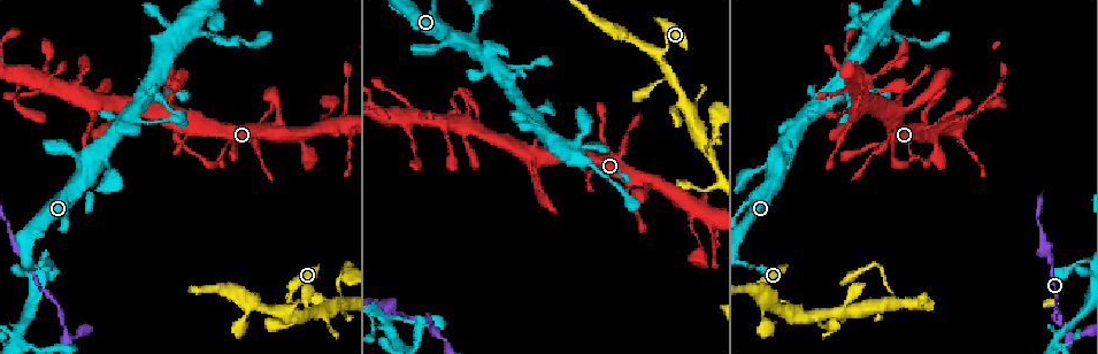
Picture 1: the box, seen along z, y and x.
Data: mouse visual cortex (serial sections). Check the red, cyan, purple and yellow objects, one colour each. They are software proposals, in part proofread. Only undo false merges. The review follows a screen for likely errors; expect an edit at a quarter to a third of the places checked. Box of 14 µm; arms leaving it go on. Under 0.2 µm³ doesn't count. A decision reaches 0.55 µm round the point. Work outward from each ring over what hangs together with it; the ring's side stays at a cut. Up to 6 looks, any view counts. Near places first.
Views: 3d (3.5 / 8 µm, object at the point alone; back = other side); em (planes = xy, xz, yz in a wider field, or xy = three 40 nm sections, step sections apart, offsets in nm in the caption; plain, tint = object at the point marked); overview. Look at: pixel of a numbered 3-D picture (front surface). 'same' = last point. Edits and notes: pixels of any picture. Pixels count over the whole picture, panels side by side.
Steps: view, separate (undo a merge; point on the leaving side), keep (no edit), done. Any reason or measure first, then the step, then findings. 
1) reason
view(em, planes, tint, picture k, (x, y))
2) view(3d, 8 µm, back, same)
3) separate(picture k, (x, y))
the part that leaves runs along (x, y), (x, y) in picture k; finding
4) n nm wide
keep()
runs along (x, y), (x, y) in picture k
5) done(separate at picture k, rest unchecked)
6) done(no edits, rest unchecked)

sudden change in width
view(3d, 3.5 µm, picture 1, (901, 109))

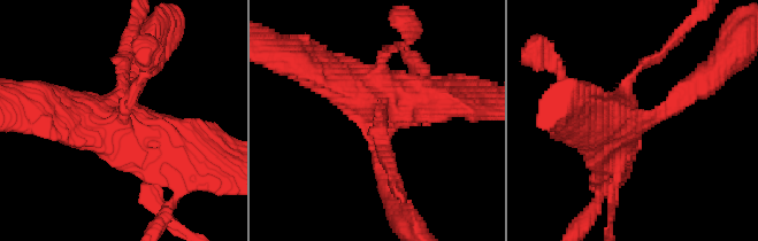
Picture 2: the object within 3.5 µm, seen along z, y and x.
view(em, xy, step 2, tint, picture 2, (636, 123))

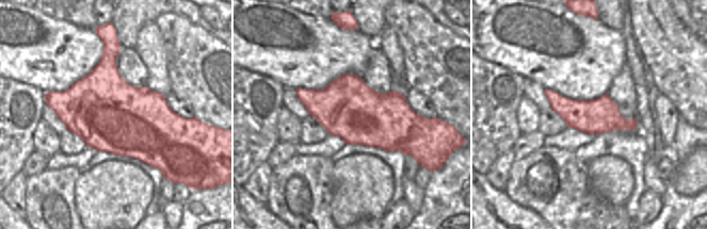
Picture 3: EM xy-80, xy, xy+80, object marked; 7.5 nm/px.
keep()
runs along (547, 92), (572, 112), (633, 127) in picture 3; continuous, no second cell

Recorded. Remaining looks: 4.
sudden change in width
view(3d, 3.5 µm, picture 1, (293, 291))

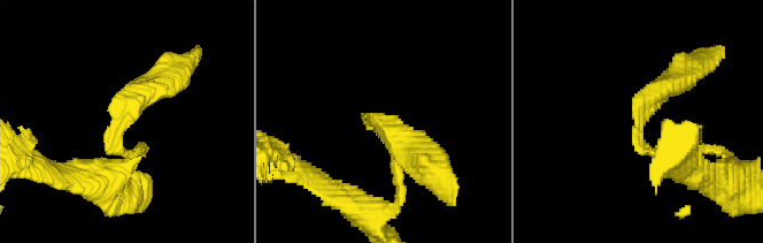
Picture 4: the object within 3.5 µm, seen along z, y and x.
need the tissue
view(em, planes, tint, picture 4, (118, 123))

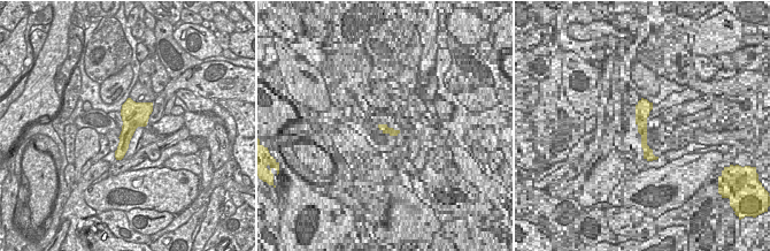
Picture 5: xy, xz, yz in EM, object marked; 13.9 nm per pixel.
keep()
runs along (164, 76), (115, 129), (123, 153), (140, 150) in picture 4; continuous, no second cell

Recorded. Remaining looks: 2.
three arms meet
view(3d, 3.5 µm, picture 1, (710, 154))

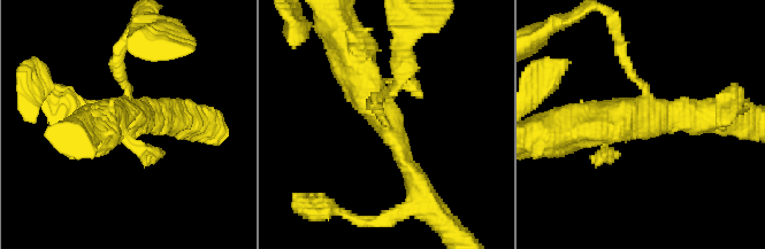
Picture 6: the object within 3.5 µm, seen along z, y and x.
3 arms; arms of 150, 250, 500 nm
view(em, xy, step 1, tint, picture 6, (125, 109))

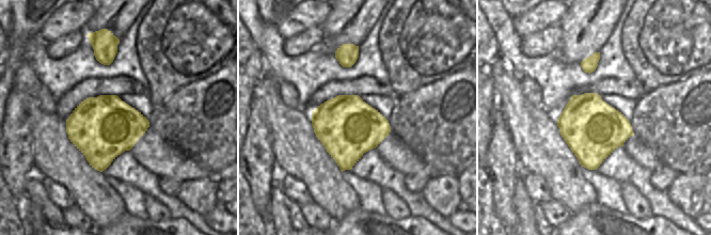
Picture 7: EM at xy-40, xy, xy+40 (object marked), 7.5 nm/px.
keep()
runs along (353, 56), (364, 91), (417, 183) in picture 6; one cell here

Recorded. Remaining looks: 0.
done(no edits, rest unchecked)

